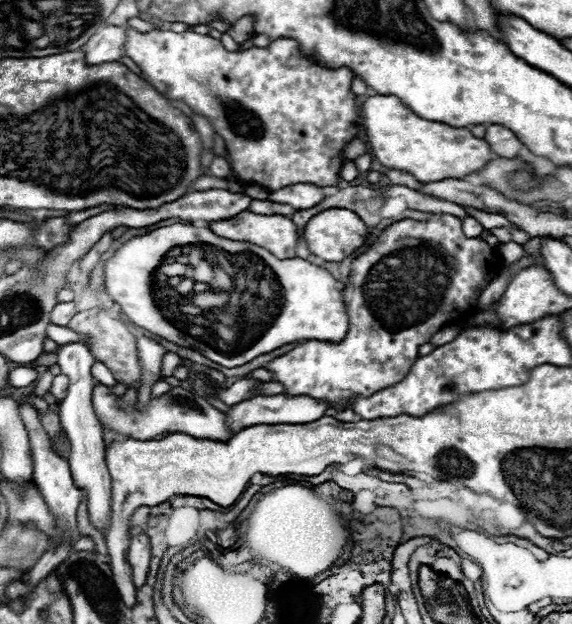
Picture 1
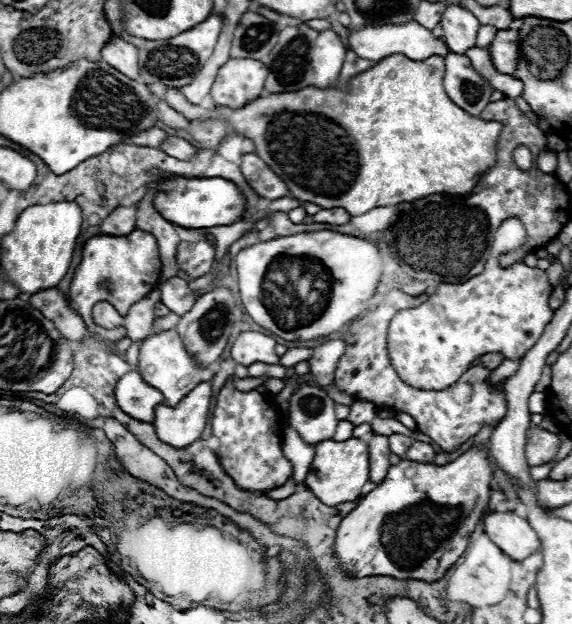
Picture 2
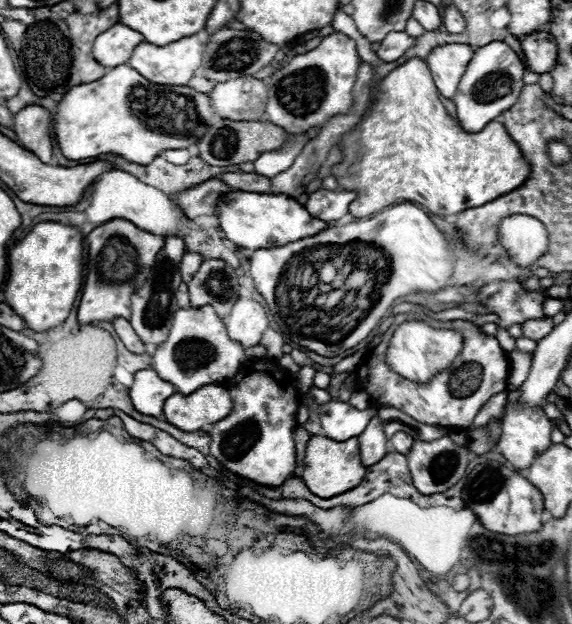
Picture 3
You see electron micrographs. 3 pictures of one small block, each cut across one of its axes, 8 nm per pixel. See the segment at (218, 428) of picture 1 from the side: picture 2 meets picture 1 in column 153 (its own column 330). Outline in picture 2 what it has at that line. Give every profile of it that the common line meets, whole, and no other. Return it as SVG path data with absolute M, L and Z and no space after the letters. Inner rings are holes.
M300 386L290 398L290 426L308 444L330 440L336 432L338 418L334 414L334 400L316 386Z

